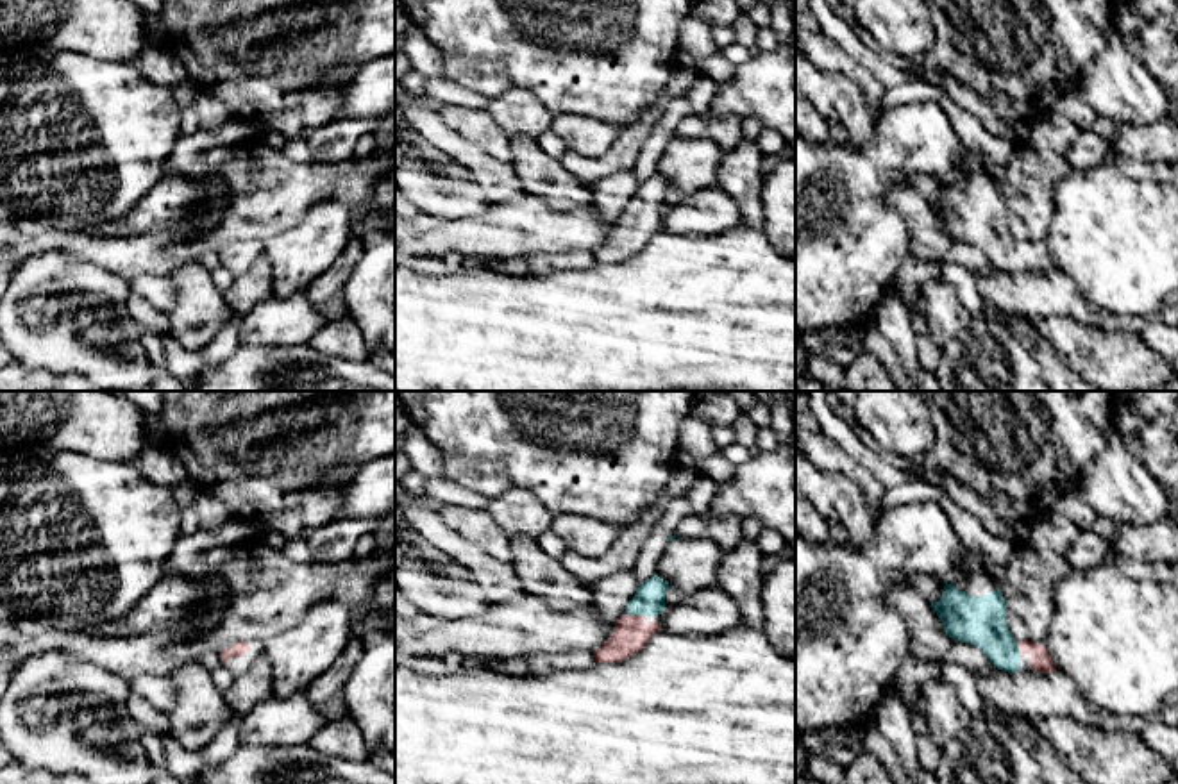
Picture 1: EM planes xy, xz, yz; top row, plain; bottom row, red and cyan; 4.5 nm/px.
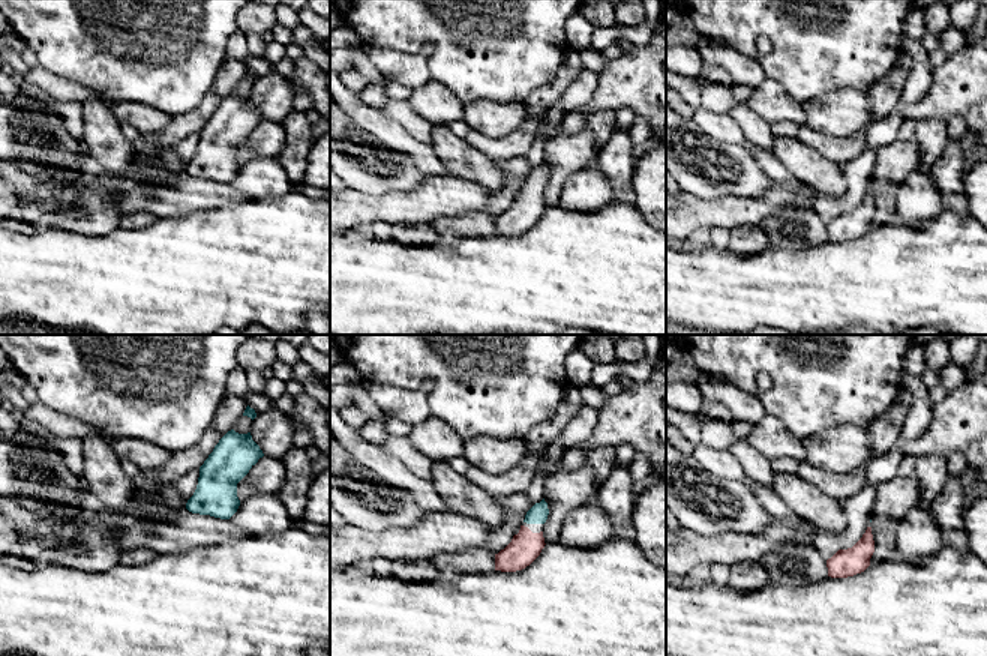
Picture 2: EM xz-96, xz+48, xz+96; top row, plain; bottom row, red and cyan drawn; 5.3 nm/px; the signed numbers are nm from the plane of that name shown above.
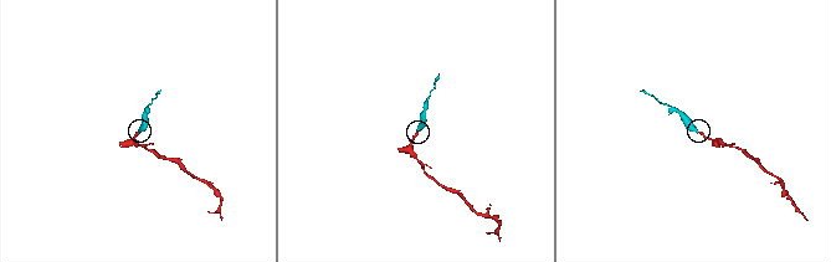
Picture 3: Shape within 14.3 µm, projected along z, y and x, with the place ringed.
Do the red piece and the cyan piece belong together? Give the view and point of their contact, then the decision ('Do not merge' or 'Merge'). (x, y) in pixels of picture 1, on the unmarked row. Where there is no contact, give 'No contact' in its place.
Touches red at xz (640, 216). Merge

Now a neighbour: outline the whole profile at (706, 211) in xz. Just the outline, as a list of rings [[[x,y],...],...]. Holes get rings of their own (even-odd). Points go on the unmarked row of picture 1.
[[[706,188],[692,193],[663,218],[663,230],[670,234],[701,236],[729,230],[742,223],[735,200],[720,188]]]

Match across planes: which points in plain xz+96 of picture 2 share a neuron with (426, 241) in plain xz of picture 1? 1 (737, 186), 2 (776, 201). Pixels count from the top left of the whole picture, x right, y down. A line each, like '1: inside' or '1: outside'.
1: outside
2: inside

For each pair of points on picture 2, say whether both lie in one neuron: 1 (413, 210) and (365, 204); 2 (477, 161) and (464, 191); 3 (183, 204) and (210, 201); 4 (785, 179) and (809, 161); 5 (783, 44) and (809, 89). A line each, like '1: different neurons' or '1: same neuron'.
1: same neuron
2: different neurons
3: same neuron
4: different neurons
5: same neuron

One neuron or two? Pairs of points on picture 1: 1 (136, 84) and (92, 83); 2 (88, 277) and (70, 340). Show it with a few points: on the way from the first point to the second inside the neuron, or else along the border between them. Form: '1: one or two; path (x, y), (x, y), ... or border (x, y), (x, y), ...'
1: one; path (126, 84), (102, 84)
2: one; path (86, 293), (67, 309), (67, 324)

